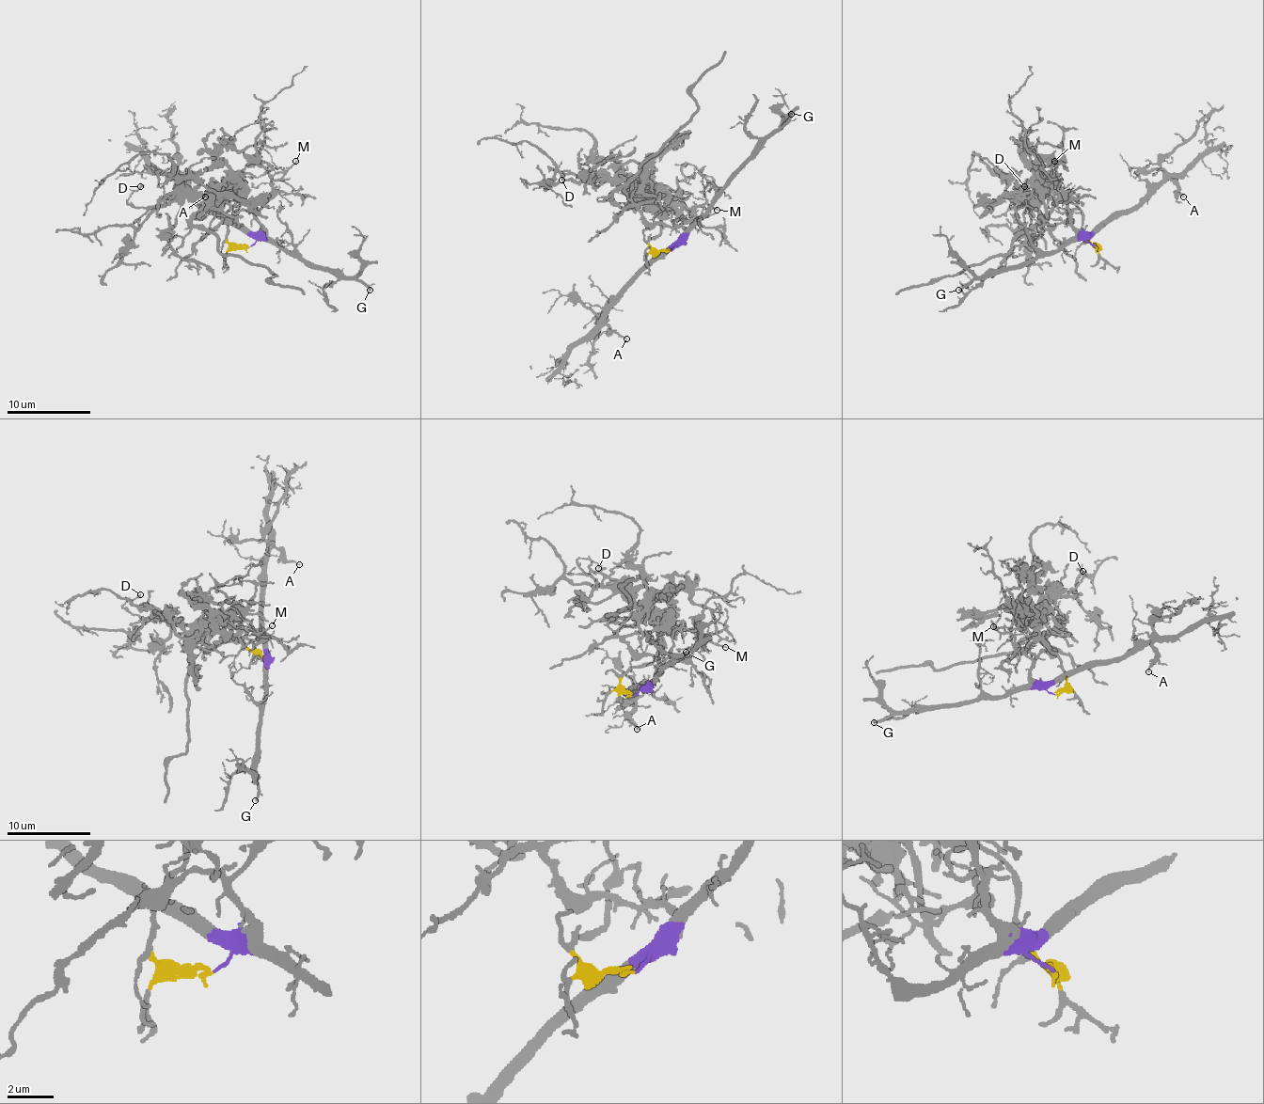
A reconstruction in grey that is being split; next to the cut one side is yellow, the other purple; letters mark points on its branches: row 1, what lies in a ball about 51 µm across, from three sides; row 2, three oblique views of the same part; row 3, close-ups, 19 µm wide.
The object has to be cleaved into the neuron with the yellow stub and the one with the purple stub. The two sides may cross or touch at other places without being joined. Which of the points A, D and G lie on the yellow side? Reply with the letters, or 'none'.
D

